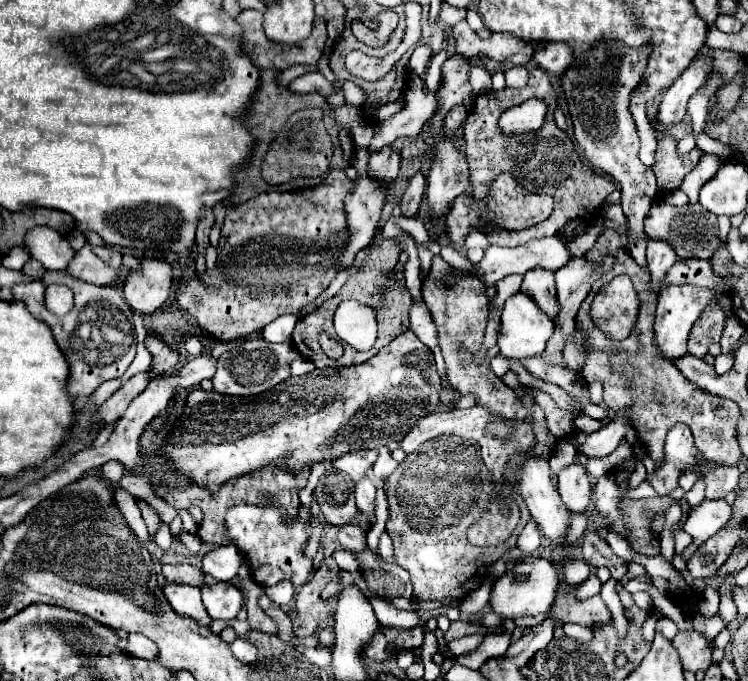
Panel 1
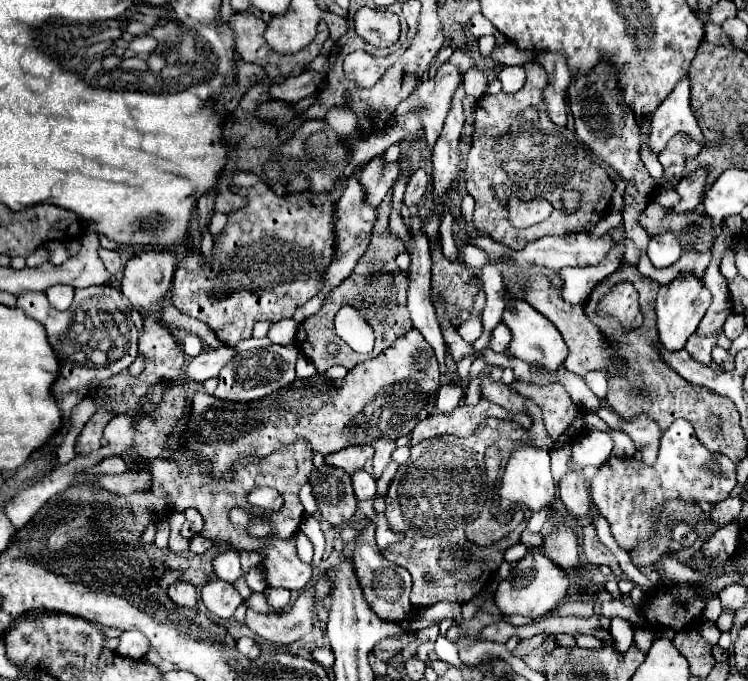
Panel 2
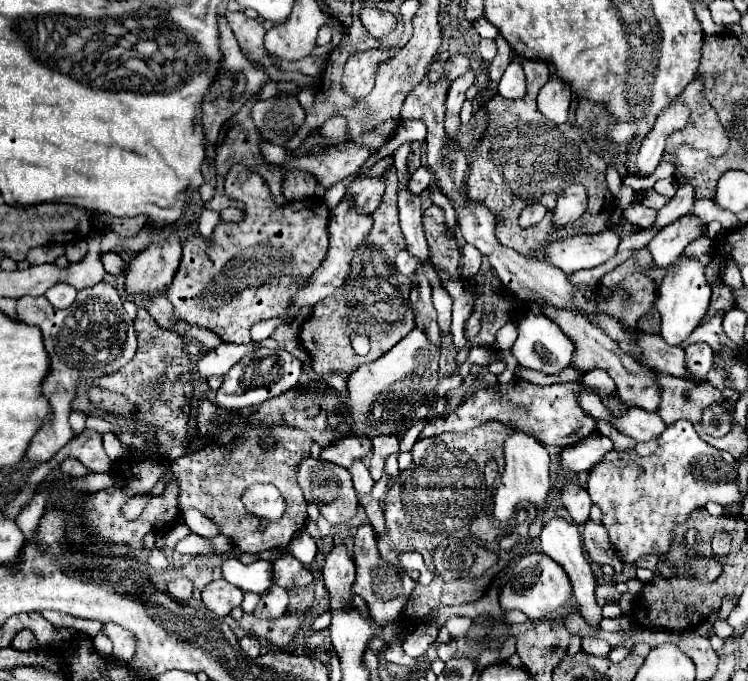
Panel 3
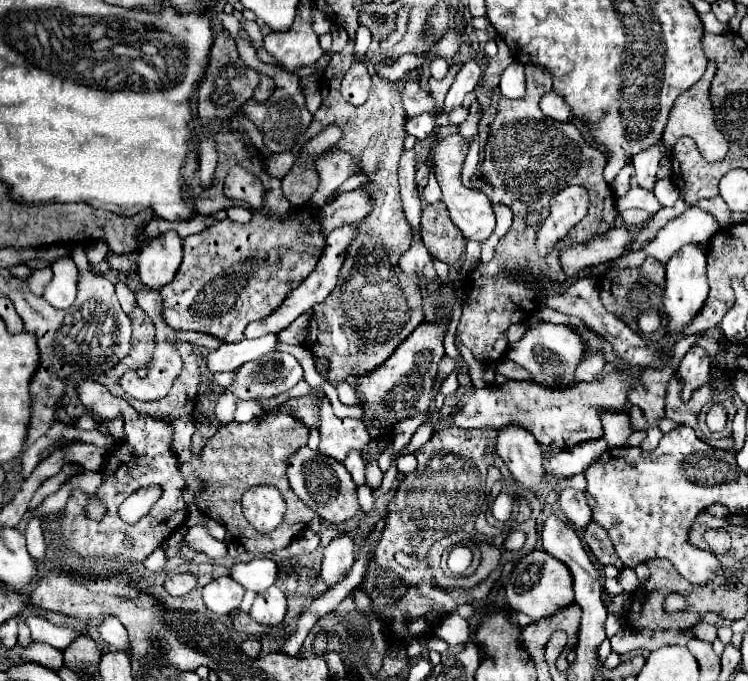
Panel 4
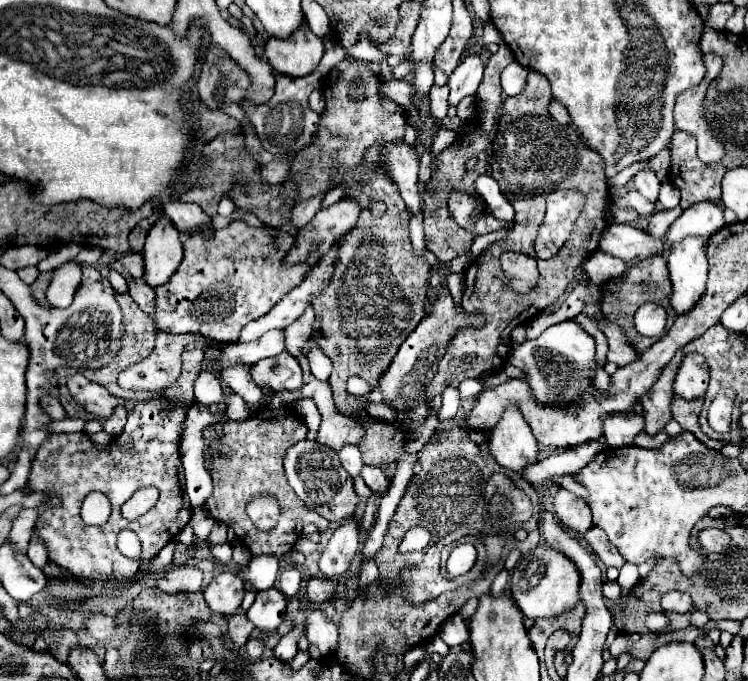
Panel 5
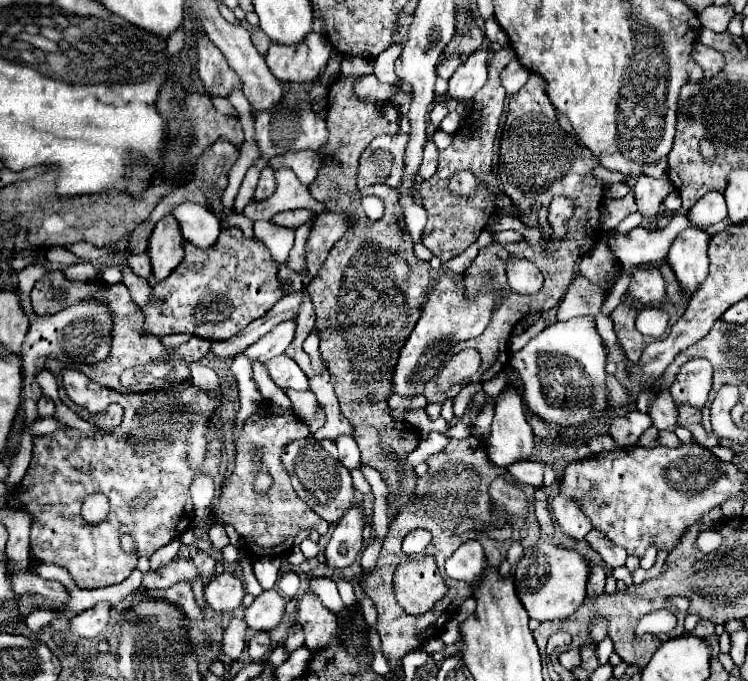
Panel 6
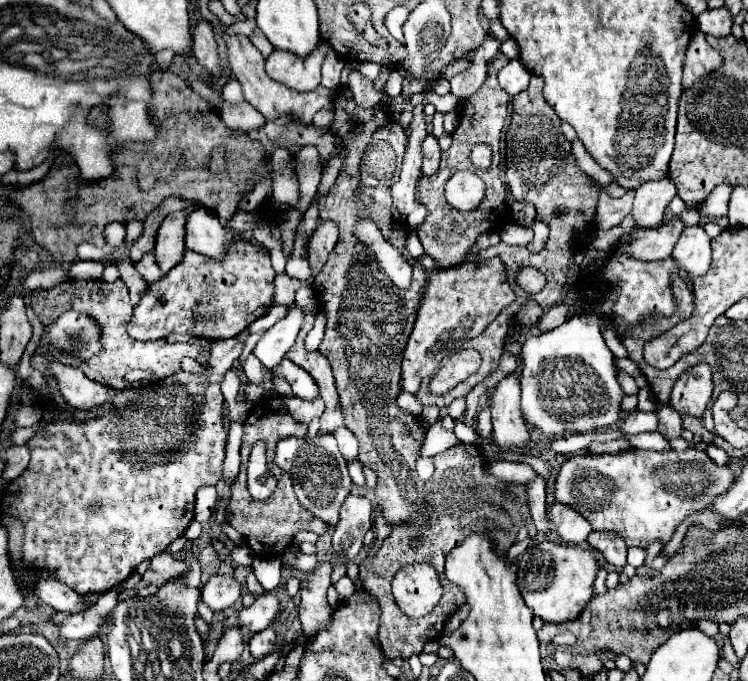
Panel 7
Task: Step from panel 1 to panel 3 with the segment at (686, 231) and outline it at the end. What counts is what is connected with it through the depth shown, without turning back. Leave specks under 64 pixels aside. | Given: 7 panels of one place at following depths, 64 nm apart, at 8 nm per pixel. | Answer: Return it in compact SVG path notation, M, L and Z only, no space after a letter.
M632 204L632 206L626 208L624 218L626 218L630 224L638 226L638 228L652 228L654 222L656 222L656 210L646 208L646 206L642 206L642 204Z

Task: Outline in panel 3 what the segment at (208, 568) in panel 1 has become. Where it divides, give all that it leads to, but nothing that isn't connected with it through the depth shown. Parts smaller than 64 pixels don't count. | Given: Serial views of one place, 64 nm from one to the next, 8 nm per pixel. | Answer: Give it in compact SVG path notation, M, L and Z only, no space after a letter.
M226 558L222 562L222 578L244 592L262 594L272 586L272 564L266 560L256 560L246 566L238 558Z

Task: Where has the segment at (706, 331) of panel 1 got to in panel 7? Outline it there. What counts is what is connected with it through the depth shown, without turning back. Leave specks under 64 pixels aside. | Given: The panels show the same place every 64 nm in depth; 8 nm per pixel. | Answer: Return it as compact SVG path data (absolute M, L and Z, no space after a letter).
M700 362L680 374L680 378L672 388L670 404L680 414L702 418L710 396L712 396L712 368L706 362Z

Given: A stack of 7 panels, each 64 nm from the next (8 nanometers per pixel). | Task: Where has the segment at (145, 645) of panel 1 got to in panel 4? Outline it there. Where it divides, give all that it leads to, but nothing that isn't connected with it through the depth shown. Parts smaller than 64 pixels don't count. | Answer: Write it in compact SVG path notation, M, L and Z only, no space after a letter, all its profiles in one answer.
M106 618L104 622L100 622L98 632L100 632L100 638L102 638L104 642L108 642L110 646L114 646L116 650L124 650L124 652L130 650L130 644L128 644L128 632L126 632L124 626L118 624L116 620Z

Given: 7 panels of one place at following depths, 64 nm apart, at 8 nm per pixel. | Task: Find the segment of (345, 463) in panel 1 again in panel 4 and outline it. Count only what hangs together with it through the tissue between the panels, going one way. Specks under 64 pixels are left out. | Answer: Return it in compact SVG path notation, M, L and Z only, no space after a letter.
M326 396L320 402L320 454L344 462L350 450L366 452L370 444L370 434L362 422L352 418L338 418L332 412L332 404Z

